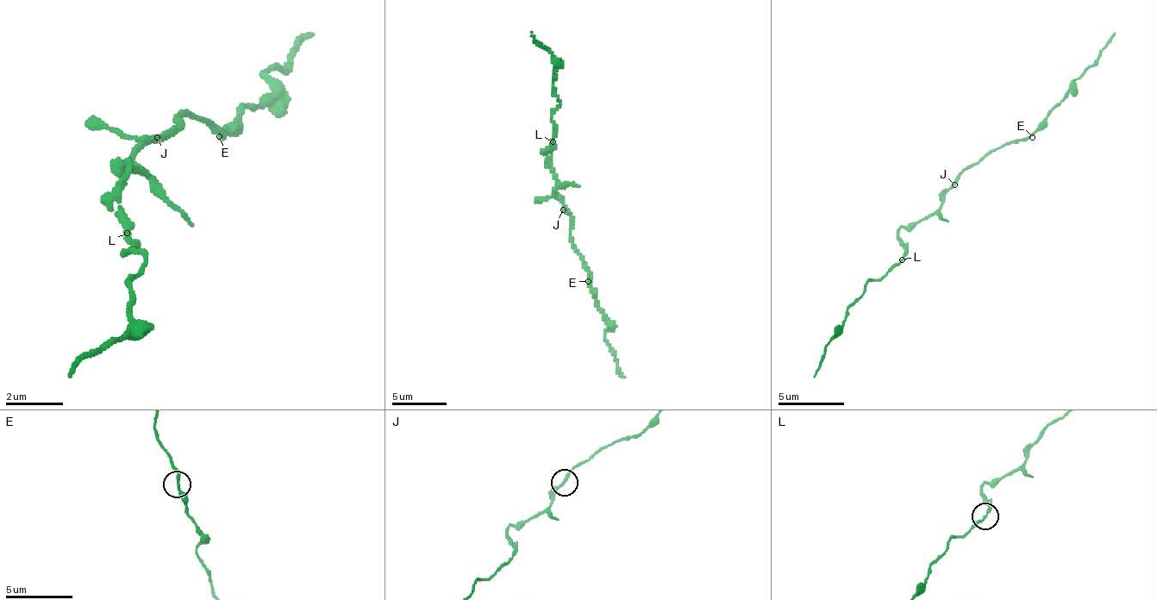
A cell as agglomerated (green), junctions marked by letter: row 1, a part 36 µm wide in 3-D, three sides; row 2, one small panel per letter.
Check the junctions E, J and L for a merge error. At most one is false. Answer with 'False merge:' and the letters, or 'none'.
False merge: none

